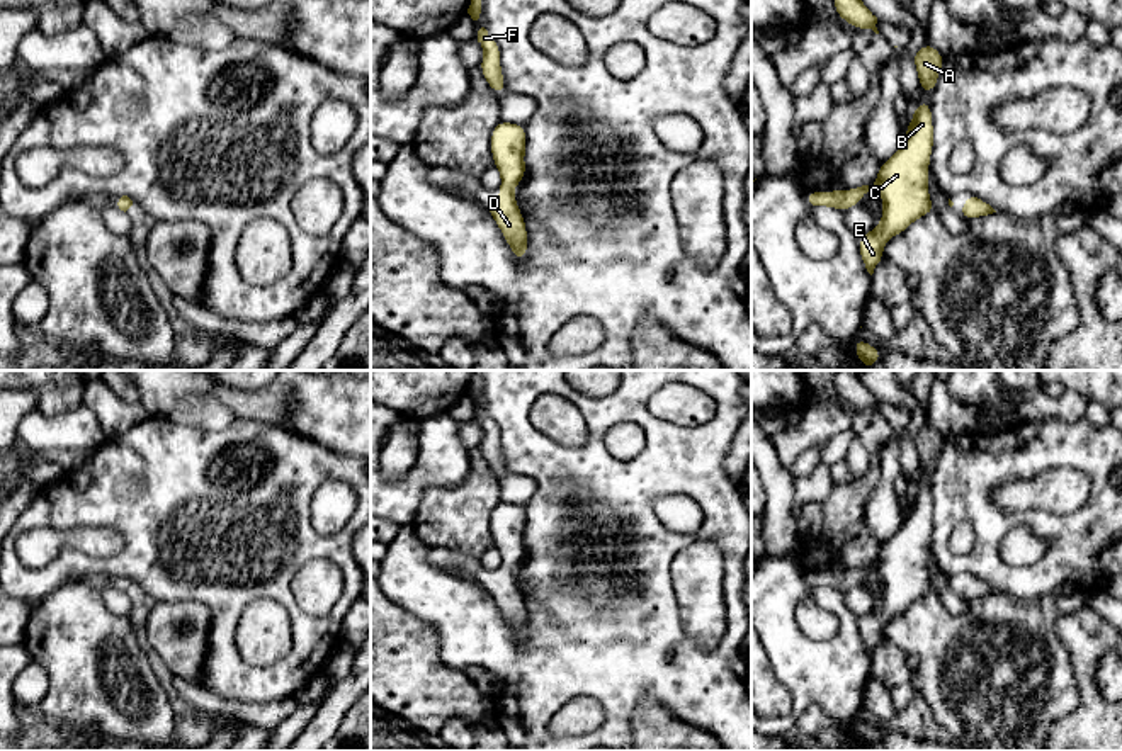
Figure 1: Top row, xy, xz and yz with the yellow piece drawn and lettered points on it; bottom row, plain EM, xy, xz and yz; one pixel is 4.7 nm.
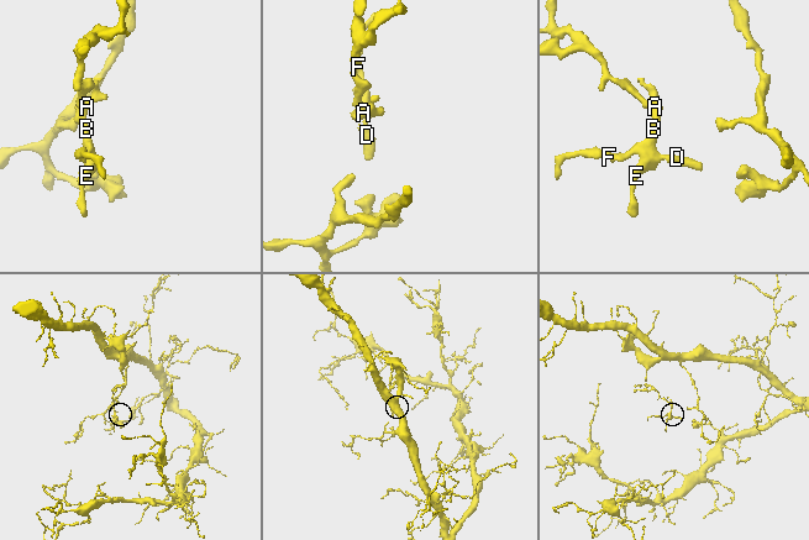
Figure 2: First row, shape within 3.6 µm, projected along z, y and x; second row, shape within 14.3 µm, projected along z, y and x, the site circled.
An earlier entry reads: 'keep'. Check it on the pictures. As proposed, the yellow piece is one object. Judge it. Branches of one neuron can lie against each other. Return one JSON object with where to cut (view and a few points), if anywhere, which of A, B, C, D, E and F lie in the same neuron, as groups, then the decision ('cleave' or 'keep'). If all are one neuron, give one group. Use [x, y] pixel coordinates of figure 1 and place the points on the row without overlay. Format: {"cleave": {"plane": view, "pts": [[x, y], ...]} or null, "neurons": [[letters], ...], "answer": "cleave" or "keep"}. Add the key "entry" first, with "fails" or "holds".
{"entry": "holds", "cleave": null, "neurons": [["A", "B", "C", "D", "E", "F"]], "answer": "keep"}

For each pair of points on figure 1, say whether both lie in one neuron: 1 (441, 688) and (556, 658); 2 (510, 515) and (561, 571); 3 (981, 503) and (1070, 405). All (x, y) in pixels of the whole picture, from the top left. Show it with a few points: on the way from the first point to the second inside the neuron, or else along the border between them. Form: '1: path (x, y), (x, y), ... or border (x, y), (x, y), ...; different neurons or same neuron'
1: border (439, 638), (439, 656), (447, 665), (463, 670); different neurons
2: border (526, 508), (524, 558), (521, 561); different neurons
3: border (1085, 415), (1071, 422), (1020, 420); different neurons

